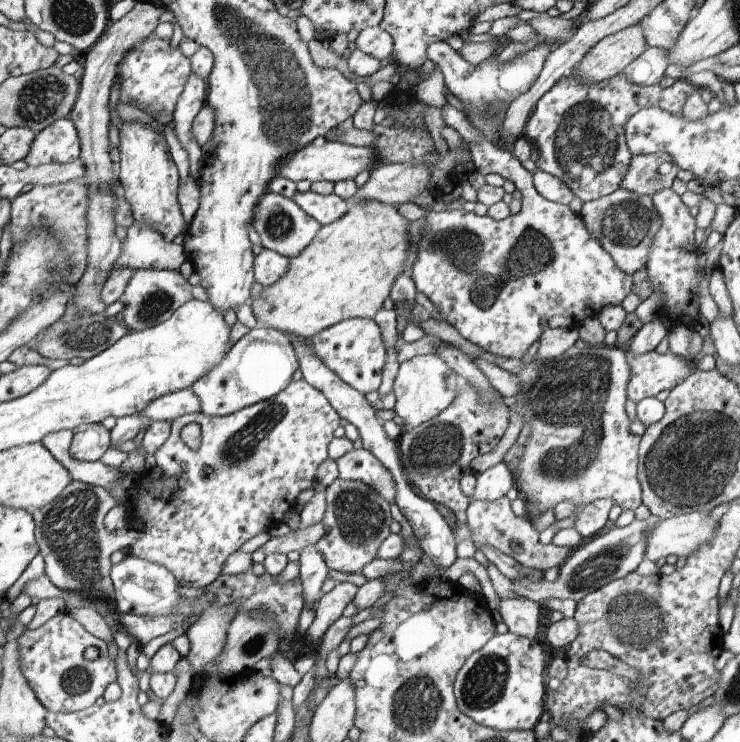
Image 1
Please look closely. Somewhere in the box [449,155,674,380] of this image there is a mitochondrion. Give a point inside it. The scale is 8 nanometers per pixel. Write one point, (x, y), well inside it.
(629, 222)

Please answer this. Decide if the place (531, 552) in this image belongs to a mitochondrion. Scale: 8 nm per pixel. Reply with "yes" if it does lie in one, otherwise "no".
no

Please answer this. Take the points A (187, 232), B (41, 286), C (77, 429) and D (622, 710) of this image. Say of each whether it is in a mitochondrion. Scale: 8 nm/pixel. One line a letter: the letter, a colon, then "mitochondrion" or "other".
A: other
B: mitochondrion
C: other
D: other

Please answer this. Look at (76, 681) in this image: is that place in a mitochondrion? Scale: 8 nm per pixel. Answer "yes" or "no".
yes

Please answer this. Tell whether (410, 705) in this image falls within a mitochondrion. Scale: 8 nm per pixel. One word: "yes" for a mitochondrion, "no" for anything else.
yes

